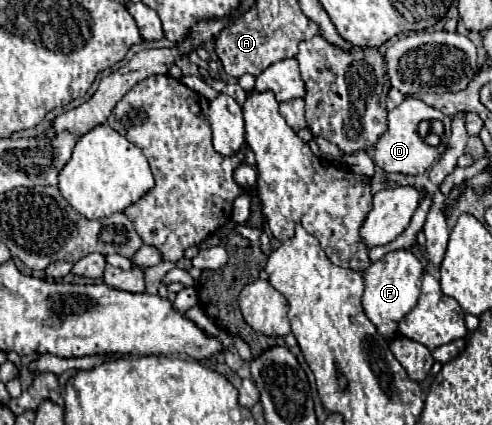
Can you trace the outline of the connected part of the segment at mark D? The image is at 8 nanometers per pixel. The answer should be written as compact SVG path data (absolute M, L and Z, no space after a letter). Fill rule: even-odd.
M408 96L398 108L390 110L388 112L388 132L374 146L374 164L378 164L388 174L392 174L392 172L398 172L398 174L424 174L436 162L436 158L444 152L444 142L438 148L432 148L418 136L418 124L422 120L432 120L432 118L438 118L438 120L444 122L444 128L446 128L444 138L448 138L452 118L442 114L440 110L428 106L420 98L410 98Z

